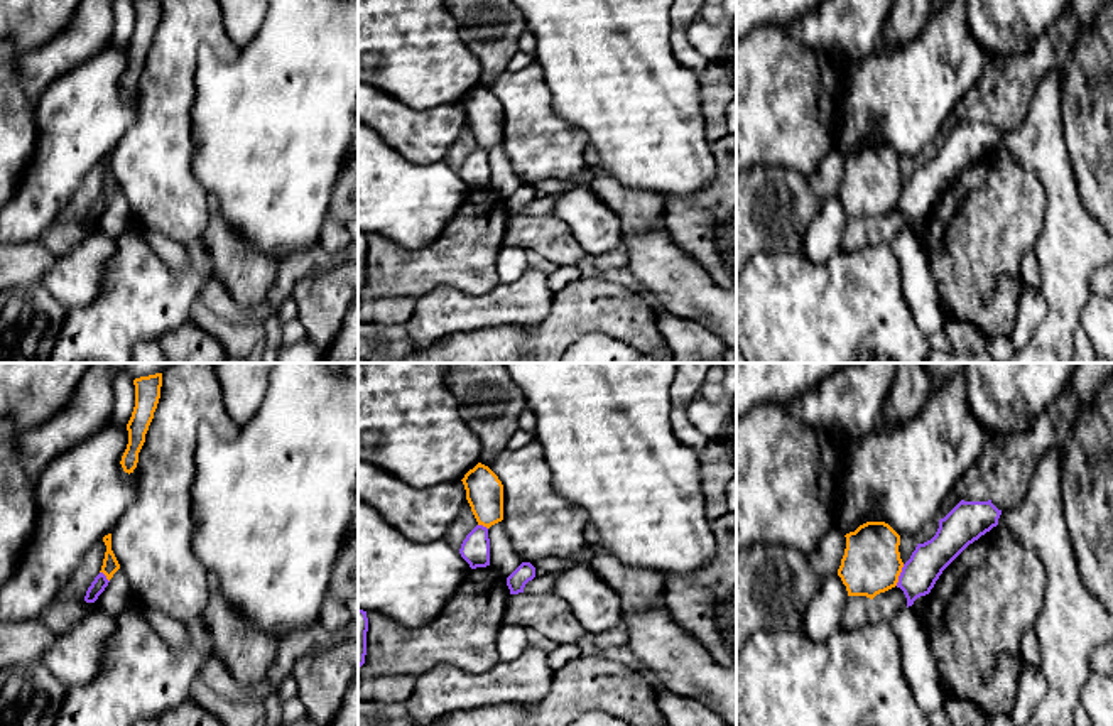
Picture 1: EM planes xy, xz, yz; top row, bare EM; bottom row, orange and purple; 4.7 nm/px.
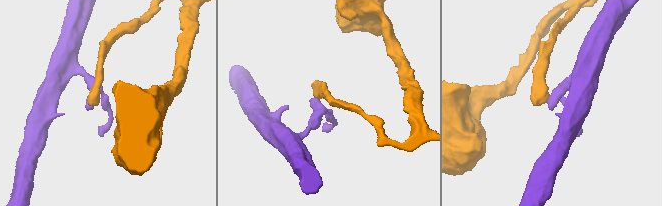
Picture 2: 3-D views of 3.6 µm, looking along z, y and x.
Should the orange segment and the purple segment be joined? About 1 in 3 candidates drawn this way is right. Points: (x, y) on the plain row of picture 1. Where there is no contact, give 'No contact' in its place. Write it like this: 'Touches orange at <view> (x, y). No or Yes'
Touches orange at yz (899, 196). No

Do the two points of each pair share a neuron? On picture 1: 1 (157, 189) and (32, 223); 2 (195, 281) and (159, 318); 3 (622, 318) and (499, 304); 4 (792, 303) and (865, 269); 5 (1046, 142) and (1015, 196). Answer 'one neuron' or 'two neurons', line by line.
1: two neurons
2: one neuron
3: two neurons
4: one neuron
5: two neurons

